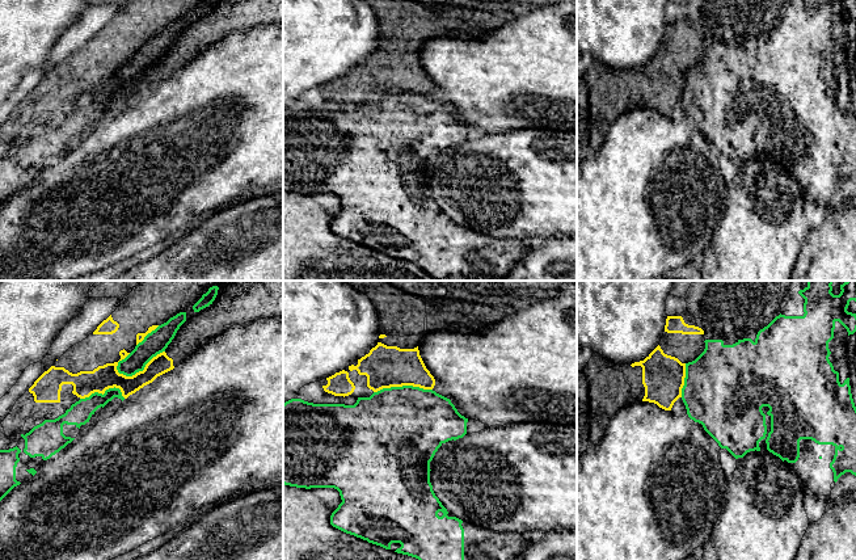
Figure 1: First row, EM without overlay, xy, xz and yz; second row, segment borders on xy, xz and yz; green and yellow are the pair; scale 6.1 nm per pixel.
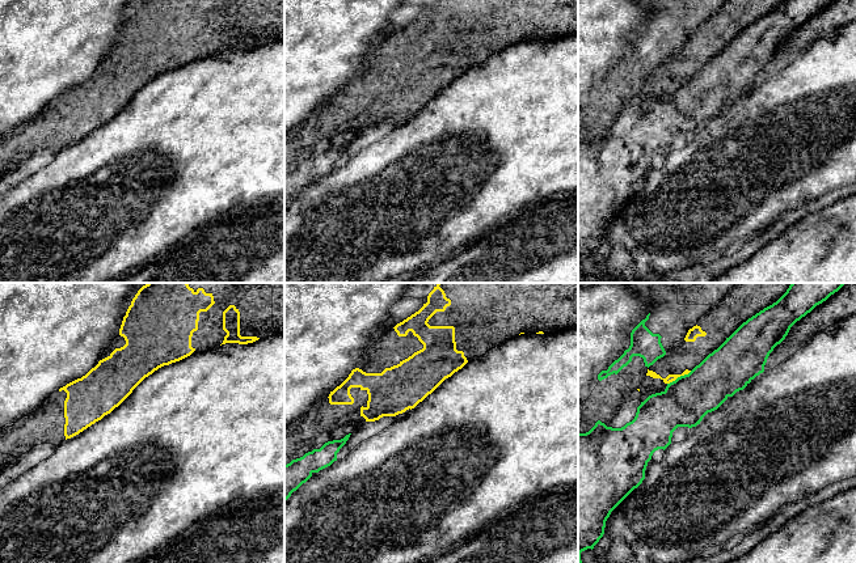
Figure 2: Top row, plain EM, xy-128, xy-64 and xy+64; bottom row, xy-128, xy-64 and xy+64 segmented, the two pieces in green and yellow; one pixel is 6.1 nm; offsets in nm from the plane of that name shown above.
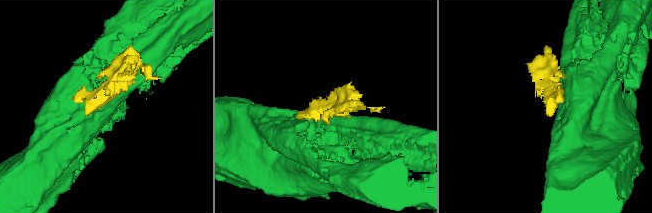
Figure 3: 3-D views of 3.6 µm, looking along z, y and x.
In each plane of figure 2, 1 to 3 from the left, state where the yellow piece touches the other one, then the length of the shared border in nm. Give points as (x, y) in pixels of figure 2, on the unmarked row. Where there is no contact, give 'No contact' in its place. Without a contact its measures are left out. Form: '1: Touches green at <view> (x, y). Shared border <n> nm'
1: No contact
2: No contact
3: Touches green at xy+64 (680, 83). Shared border 170 nm

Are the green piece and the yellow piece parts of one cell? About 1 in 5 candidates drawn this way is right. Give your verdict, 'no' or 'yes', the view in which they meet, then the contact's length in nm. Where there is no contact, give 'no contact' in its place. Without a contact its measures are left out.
no; contact in xy; length 320 nm

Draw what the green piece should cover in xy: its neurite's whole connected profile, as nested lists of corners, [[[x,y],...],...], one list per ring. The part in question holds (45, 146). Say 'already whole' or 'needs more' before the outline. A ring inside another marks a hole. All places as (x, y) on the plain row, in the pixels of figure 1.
needs more; [[[109,94],[105,100],[94,98],[80,105],[55,126],[45,126],[29,139],[22,139],[16,153],[0,156],[0,207],[17,191],[30,186],[45,167],[64,155],[80,139],[80,132],[114,104],[125,104],[119,94]]]

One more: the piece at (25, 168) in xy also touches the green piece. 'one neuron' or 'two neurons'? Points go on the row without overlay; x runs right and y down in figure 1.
one neuron

